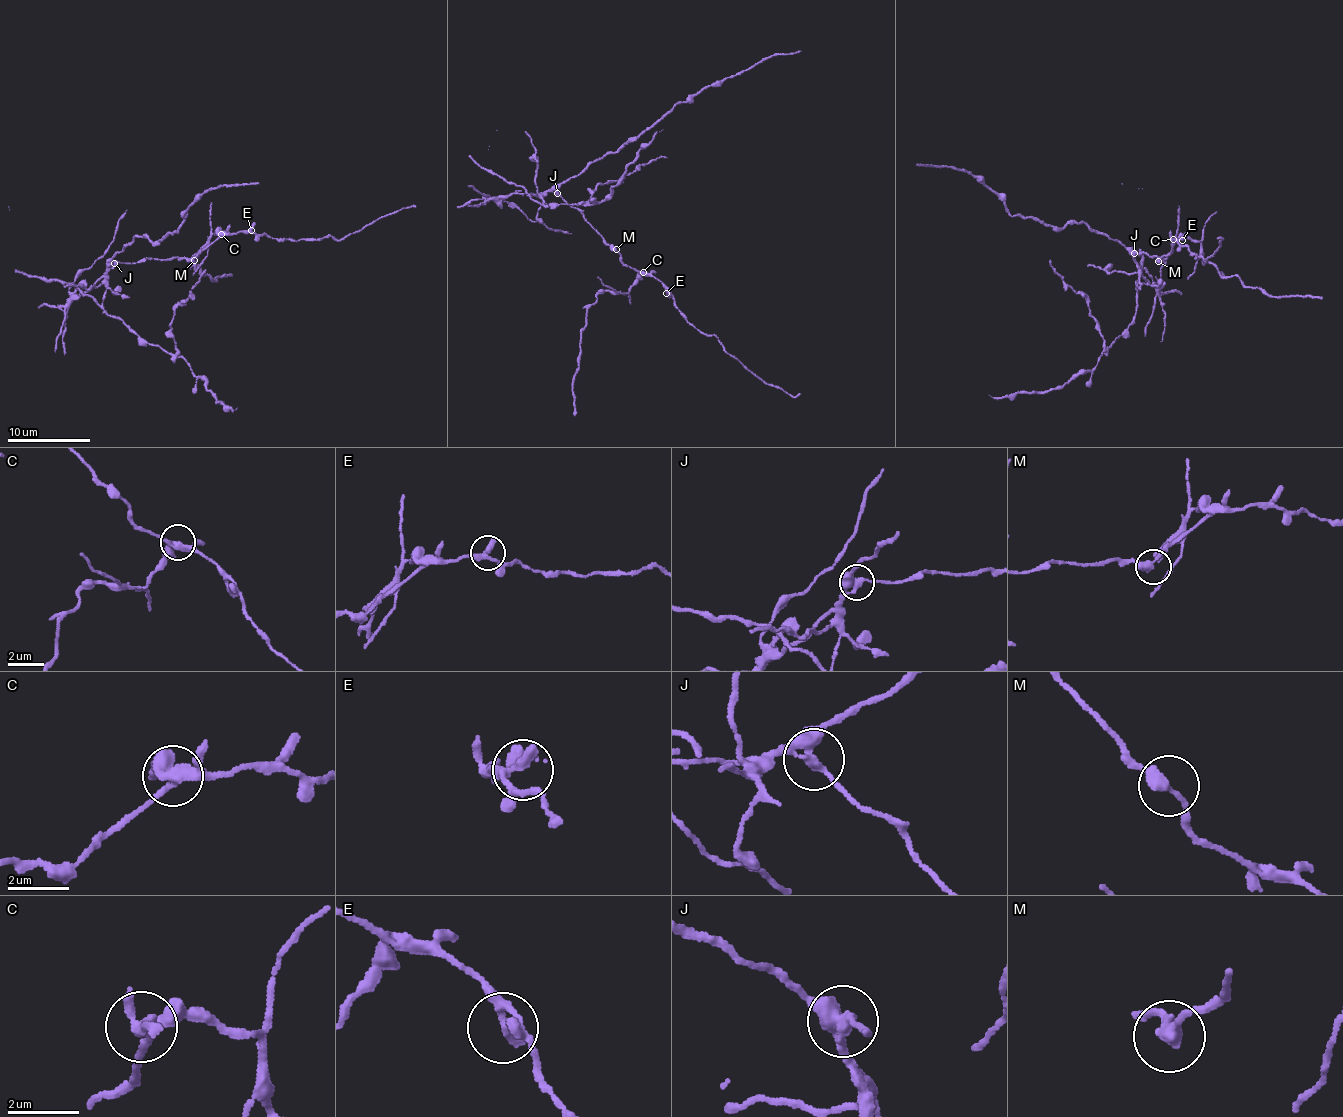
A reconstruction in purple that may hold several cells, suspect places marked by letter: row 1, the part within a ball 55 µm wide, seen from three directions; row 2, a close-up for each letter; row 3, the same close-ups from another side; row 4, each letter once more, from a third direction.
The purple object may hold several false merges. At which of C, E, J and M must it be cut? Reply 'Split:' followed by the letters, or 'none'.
Split: C, J

